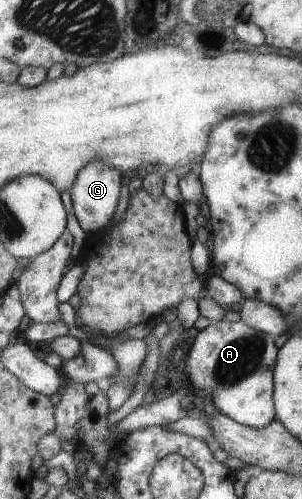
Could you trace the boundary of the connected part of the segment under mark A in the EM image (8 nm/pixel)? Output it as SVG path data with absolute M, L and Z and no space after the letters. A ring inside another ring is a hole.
M215 321L202 329L186 348L185 372L192 391L211 396L217 412L240 424L266 428L277 419L275 366L279 359L276 337L250 328L245 322Z

